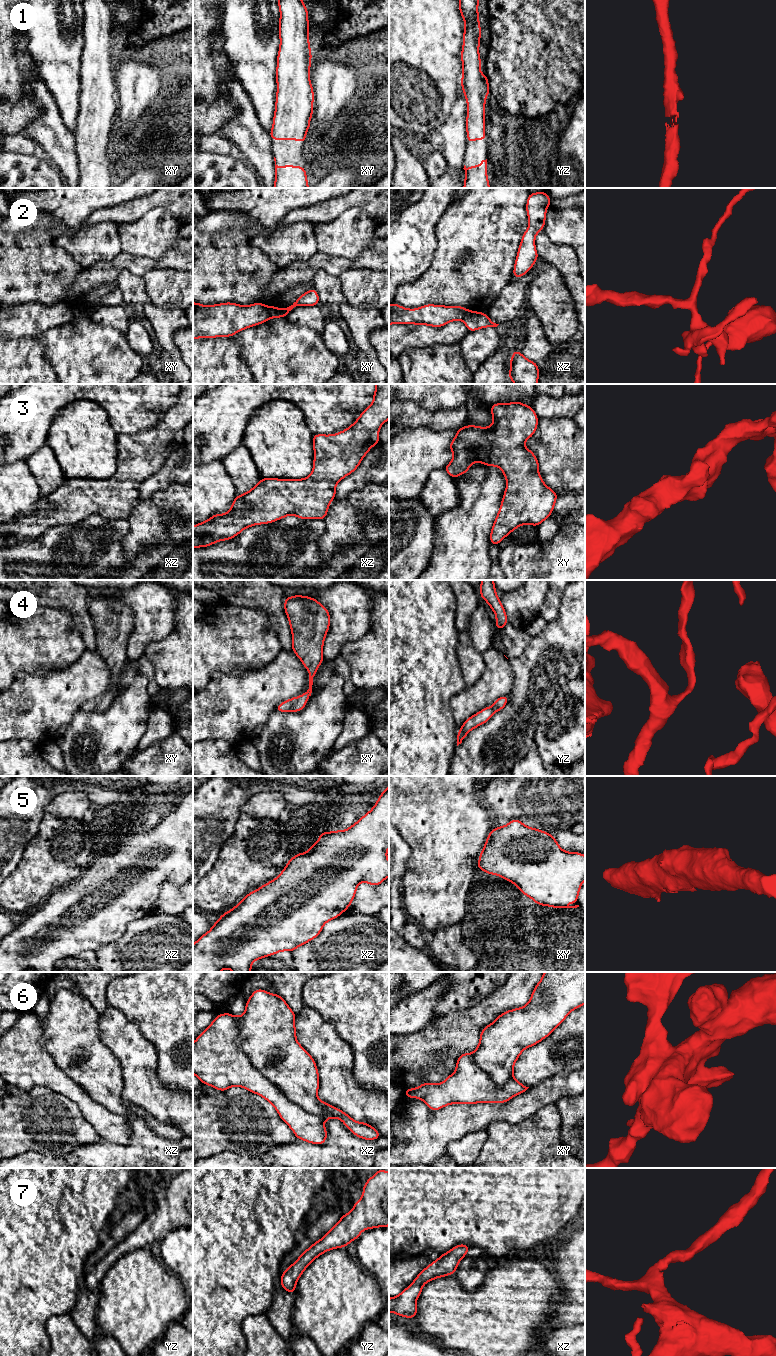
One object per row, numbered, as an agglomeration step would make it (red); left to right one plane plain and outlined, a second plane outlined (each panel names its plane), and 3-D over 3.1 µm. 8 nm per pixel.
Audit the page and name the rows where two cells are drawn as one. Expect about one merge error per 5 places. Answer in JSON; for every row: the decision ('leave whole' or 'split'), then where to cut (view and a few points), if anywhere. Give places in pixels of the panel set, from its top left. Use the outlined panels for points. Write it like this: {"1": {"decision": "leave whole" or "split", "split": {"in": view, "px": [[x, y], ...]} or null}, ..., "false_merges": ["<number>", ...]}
{"1": {"decision": "leave whole", "split": null}, "2": {"decision": "split", "split": {"in": "xy", "px": [[267, 307], [271, 317]]}}, "3": {"decision": "leave whole", "split": null}, "4": {"decision": "leave whole", "split": null}, "5": {"decision": "leave whole", "split": null}, "6": {"decision": "split", "split": {"in": "xz", "px": [[233, 1016], [236, 1043], [249, 1061], [290, 1100], [322, 1114]]}}, "7": {"decision": "leave whole", "split": null}, "false_merges": ["2", "6"]}

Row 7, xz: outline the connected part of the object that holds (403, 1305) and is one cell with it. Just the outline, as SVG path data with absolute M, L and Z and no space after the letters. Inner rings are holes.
M459 1244L440 1255L437 1260L423 1269L398 1296L389 1298L389 1312L414 1319L418 1313L415 1302L419 1298L424 1284L439 1277L453 1275L460 1260L467 1255L470 1248L469 1245Z

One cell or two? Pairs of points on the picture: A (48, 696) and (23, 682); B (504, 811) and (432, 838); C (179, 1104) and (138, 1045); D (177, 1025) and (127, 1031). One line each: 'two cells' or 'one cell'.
A: one cell
B: two cells
C: one cell
D: two cells

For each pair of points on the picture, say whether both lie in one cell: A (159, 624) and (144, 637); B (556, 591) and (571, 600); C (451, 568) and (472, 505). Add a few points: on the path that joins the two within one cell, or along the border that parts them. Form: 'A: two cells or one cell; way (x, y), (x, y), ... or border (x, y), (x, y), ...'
A: one cell; way (155, 626), (148, 633)
B: two cells; border (565, 590), (560, 603), (560, 611), (556, 617)
C: one cell; way (460, 552), (462, 534), (471, 521)

